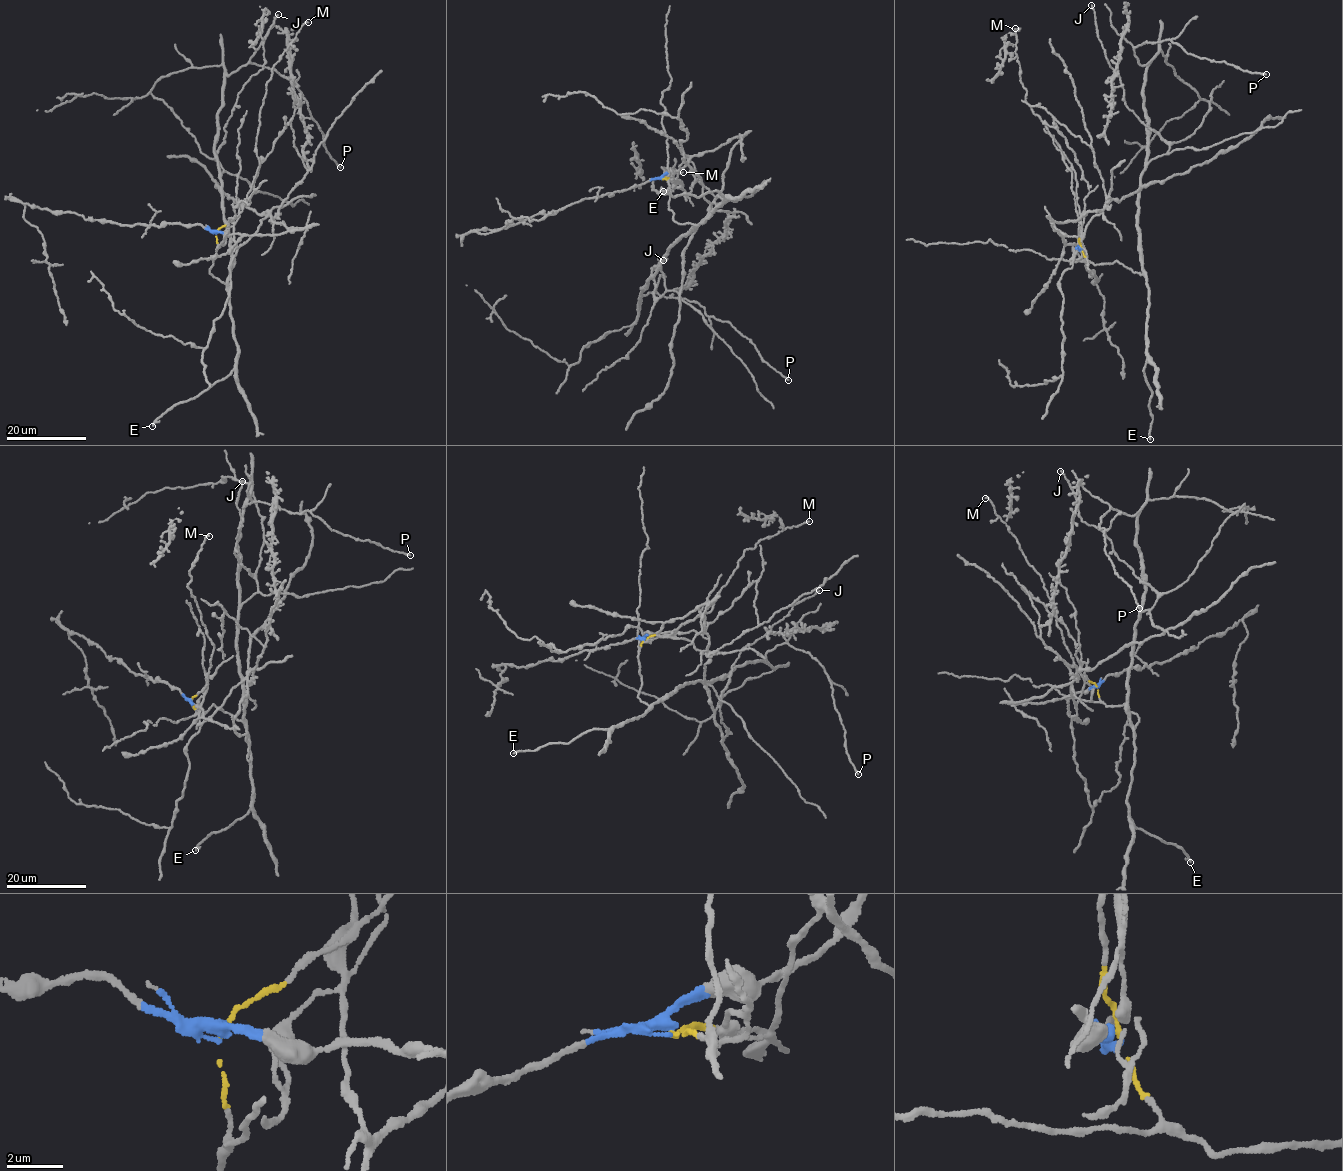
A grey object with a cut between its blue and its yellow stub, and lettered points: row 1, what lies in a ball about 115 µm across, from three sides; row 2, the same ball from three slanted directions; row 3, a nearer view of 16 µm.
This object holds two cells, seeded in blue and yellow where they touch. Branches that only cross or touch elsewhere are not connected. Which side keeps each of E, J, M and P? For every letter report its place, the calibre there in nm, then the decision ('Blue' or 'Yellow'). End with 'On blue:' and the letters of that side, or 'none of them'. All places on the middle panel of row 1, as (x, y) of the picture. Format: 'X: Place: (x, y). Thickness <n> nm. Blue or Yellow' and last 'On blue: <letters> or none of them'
E: Place: (663, 191). Thickness 240 nm. Yellow
J: Place: (663, 260). Thickness 140 nm. Yellow
M: Place: (683, 172). Thickness 190 nm. Yellow
P: Place: (788, 380). Thickness 180 nm. Yellow
On blue: none of them

